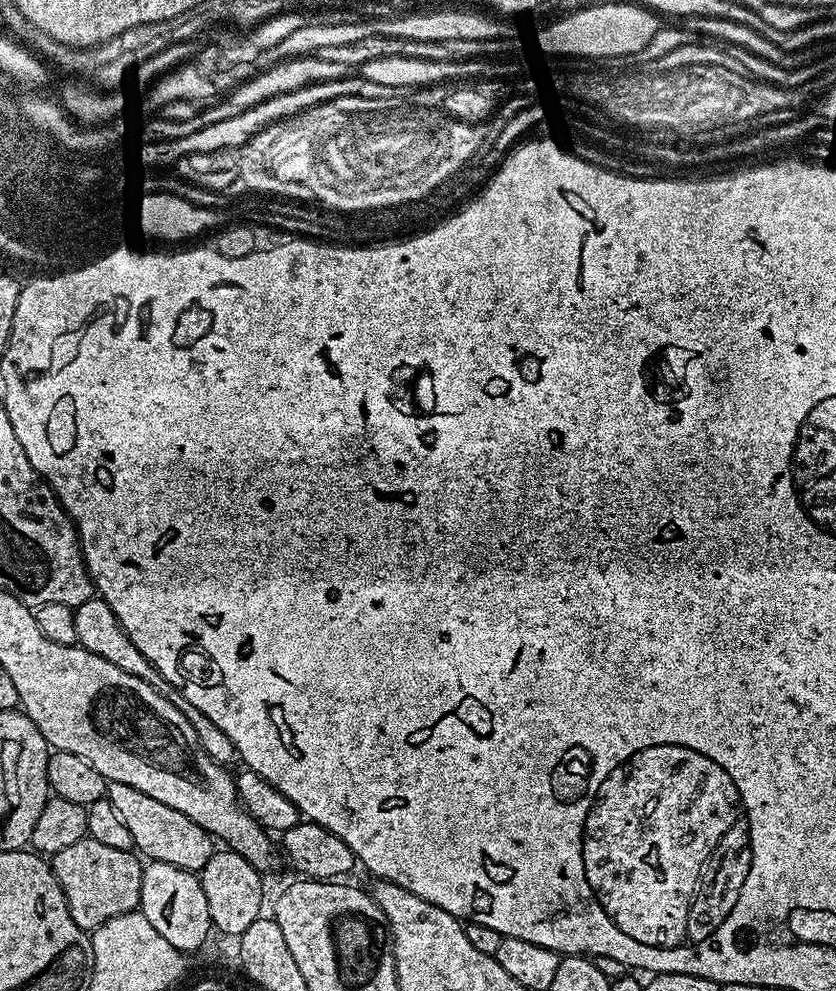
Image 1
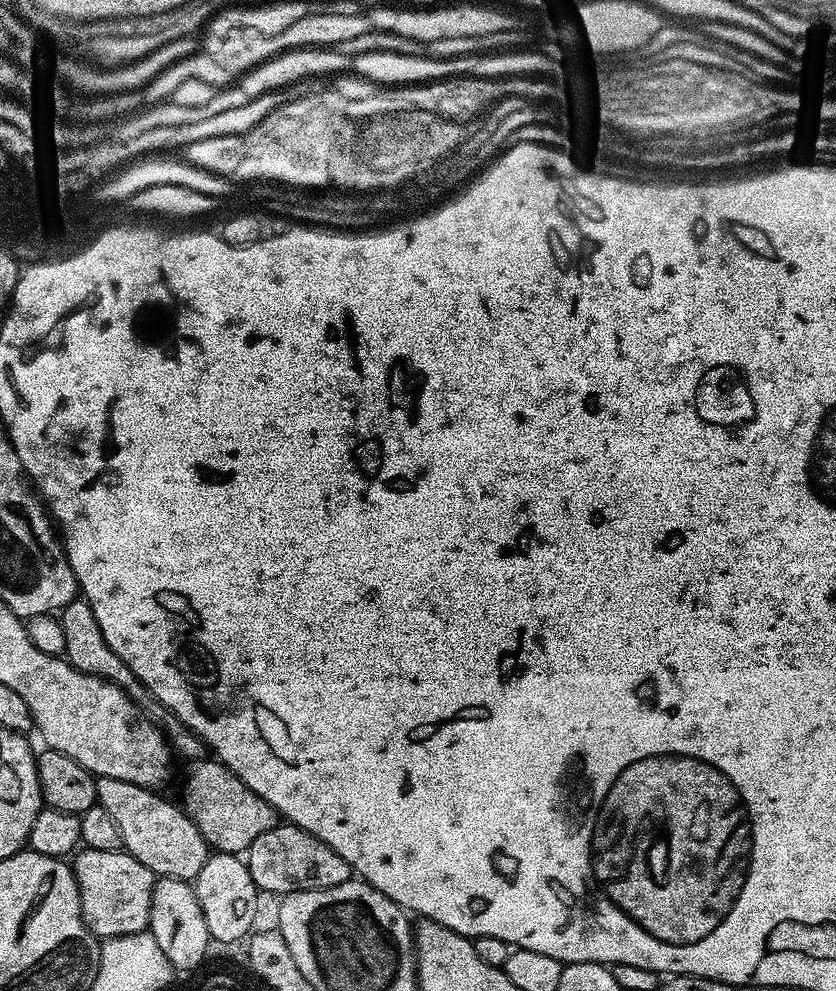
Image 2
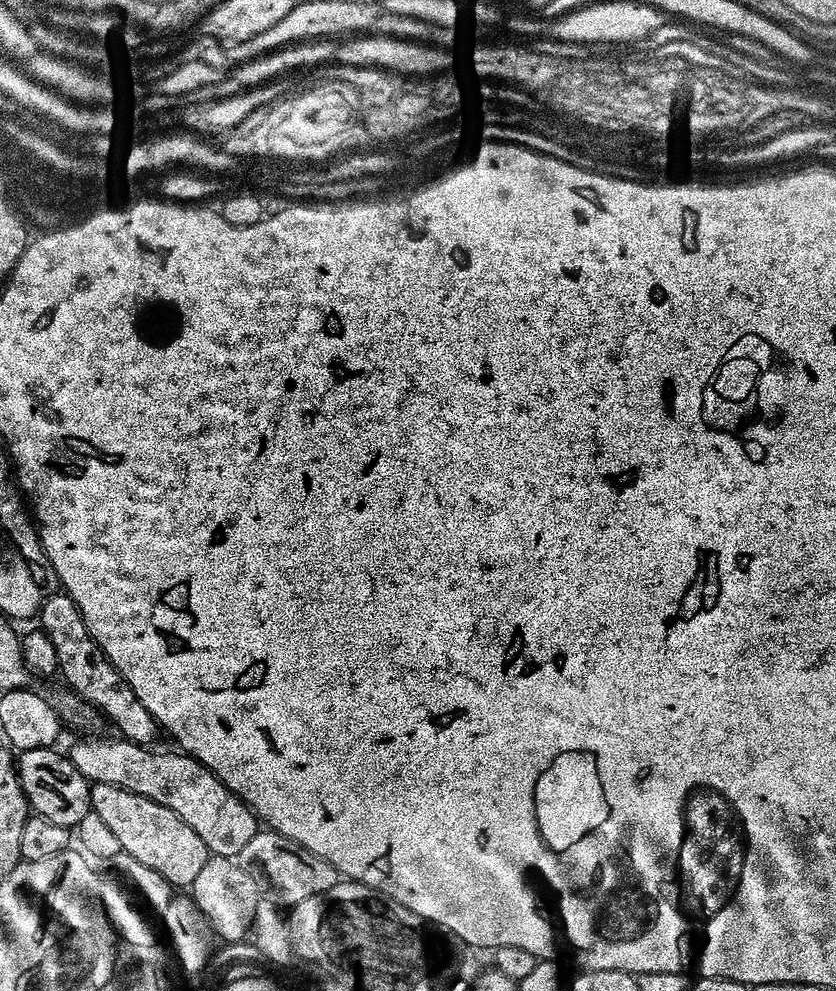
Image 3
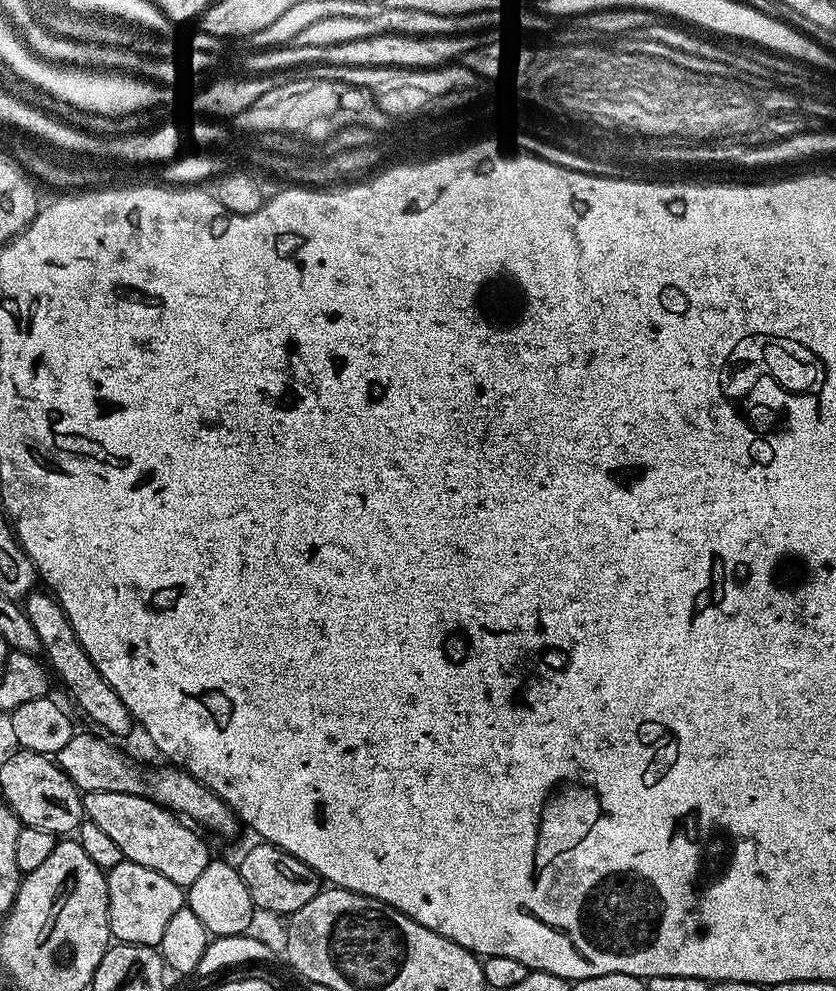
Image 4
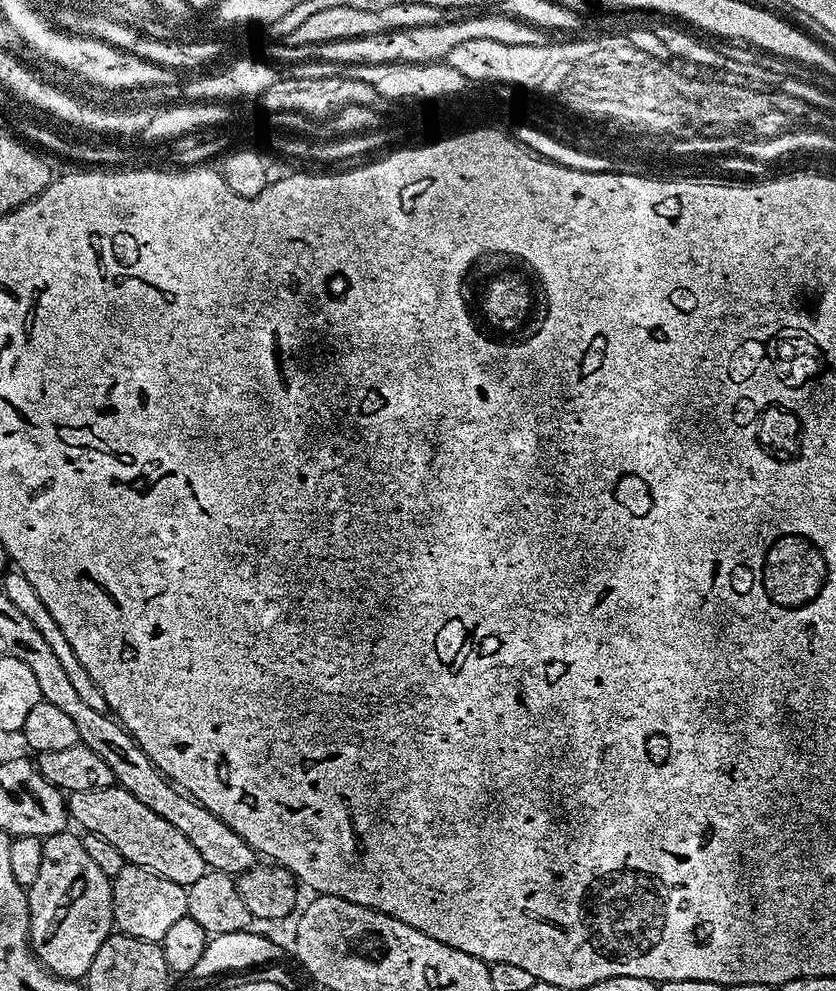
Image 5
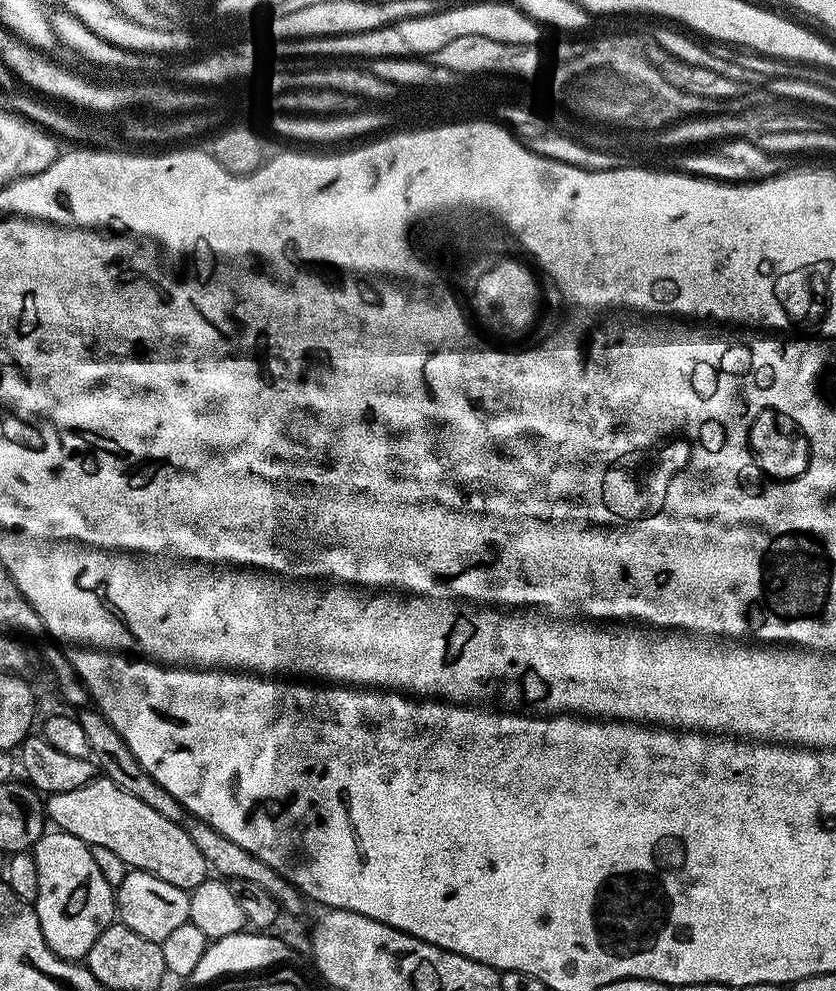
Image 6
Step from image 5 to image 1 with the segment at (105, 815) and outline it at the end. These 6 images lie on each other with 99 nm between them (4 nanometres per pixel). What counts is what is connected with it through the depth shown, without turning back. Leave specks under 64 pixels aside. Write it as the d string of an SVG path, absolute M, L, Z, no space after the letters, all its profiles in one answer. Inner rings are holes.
M126 782L109 783L106 798L110 806L118 810L118 818L126 822L132 847L145 861L170 862L170 866L178 866L182 870L197 874L204 869L206 862L210 862L214 851L214 838L206 830L202 830L198 822L190 822L186 814L157 802L150 798L150 794L142 794L142 790L134 790L134 786L126 786Z

